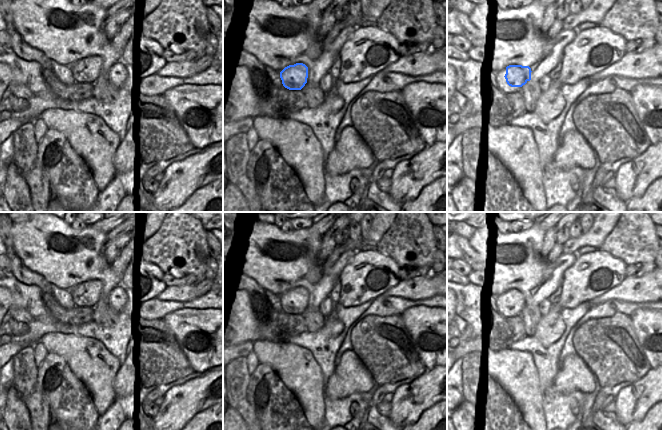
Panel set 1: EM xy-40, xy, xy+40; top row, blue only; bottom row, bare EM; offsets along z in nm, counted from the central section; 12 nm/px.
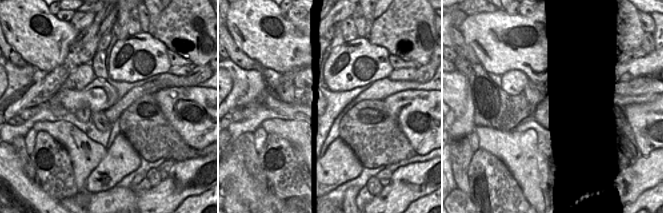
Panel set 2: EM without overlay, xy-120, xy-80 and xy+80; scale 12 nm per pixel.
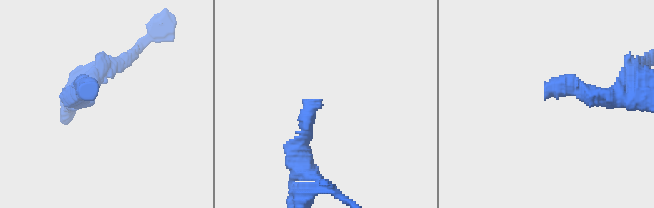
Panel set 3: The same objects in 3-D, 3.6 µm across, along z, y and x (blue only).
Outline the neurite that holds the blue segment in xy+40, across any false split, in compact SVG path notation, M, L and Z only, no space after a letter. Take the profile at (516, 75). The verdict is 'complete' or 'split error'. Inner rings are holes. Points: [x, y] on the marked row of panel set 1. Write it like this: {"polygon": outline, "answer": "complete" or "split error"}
{"polygon": "M509 65L506 67L505 79L511 87L522 87L531 80L531 68L522 65Z", "answer": "complete"}

